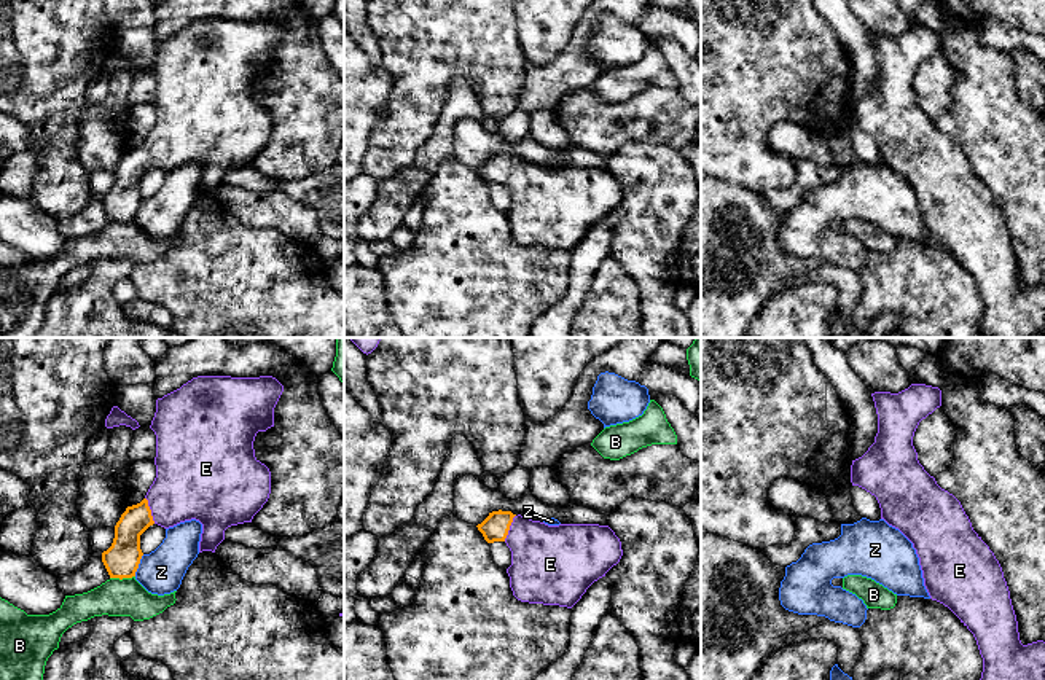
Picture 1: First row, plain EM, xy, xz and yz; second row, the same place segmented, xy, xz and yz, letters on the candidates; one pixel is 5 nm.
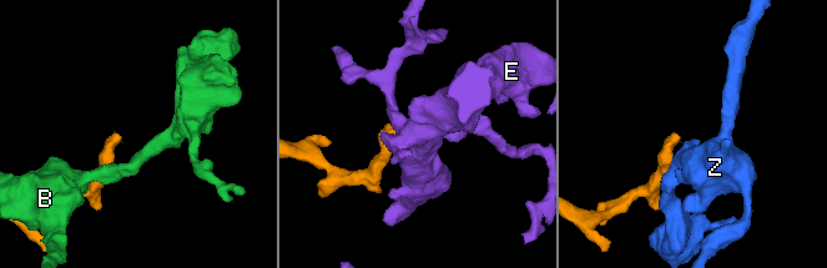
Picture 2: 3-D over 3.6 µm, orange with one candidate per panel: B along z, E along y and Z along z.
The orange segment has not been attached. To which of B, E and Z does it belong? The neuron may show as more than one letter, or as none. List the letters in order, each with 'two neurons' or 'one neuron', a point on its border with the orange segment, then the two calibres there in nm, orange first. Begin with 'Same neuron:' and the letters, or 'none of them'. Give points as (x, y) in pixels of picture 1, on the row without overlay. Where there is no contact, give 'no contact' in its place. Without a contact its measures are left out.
Same neuron: E
B: two neurons | xy (121, 222) | 180/190 nm
E: one neuron | xy (150, 153) | 160/360 nm
Z: two neurons | xy (137, 209) | 180/220 nm

